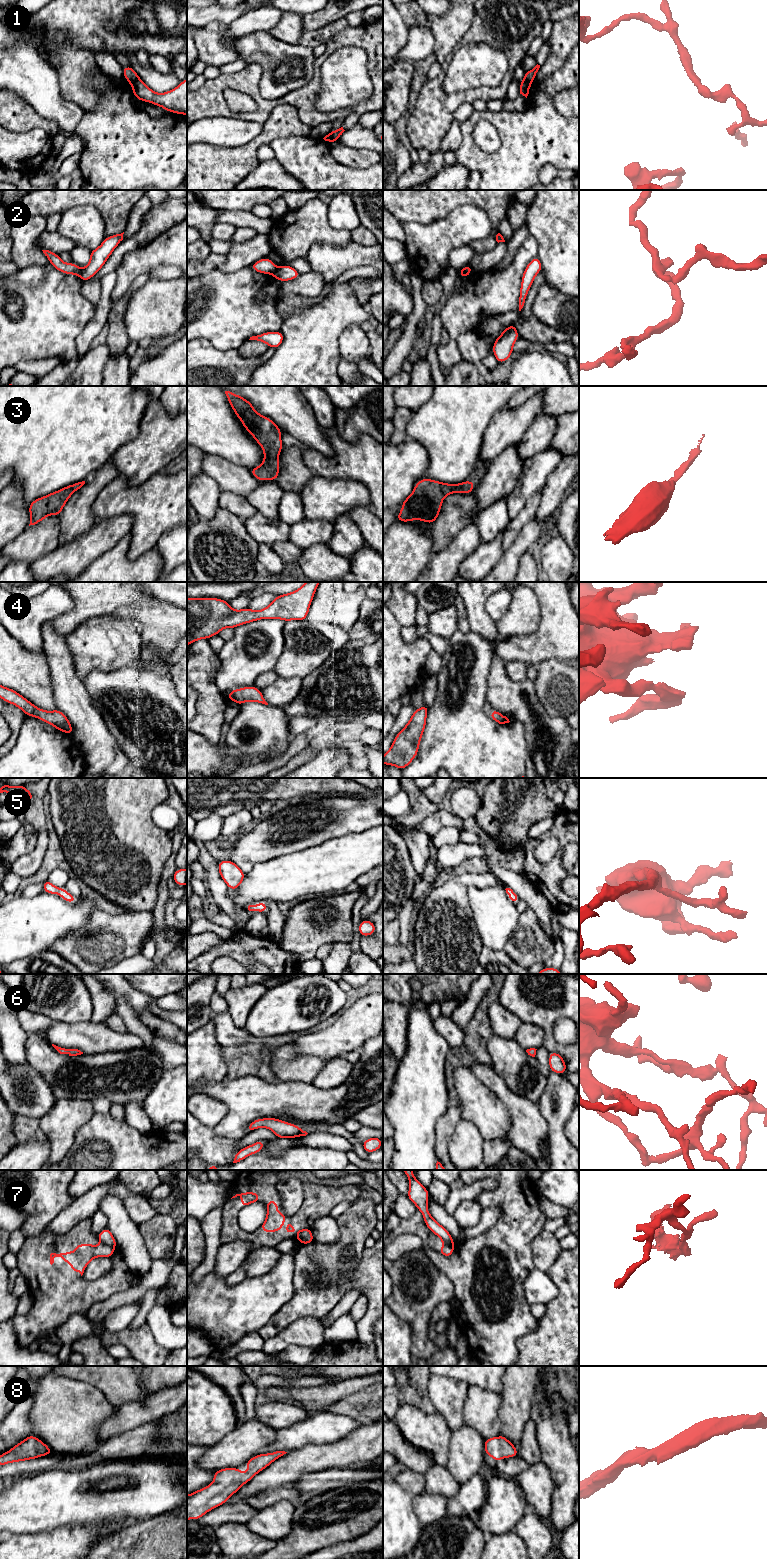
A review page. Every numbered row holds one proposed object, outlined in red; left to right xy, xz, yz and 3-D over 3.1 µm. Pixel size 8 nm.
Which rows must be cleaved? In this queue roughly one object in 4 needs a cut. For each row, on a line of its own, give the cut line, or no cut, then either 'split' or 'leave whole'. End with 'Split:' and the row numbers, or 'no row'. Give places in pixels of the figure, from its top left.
1: cut in xy along (138, 78), (131, 84); split
2: cut in xy along (80, 269), (78, 275); split
3: no cut; leave whole
4: no cut; leave whole
5: no cut; leave whole
6: no cut; leave whole
7: cut in xy along (101, 1241), (115, 1247); split
8: no cut; leave whole
Split: 1, 2, 7

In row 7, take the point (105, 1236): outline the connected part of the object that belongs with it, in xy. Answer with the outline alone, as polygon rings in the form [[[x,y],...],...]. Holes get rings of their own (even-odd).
[[[106,1227],[104,1228],[98,1235],[97,1235],[98,1239],[111,1247],[116,1247],[116,1240],[114,1238],[114,1236],[112,1235],[112,1233],[110,1232],[110,1230]]]

